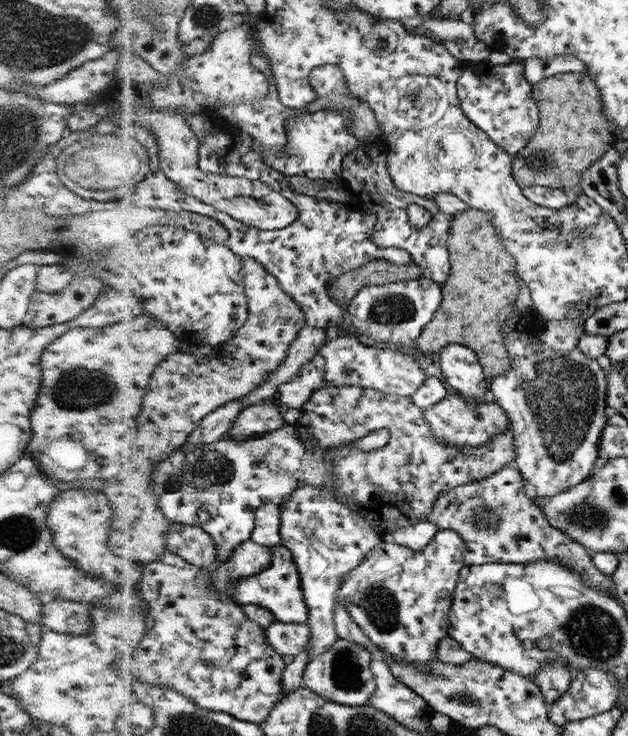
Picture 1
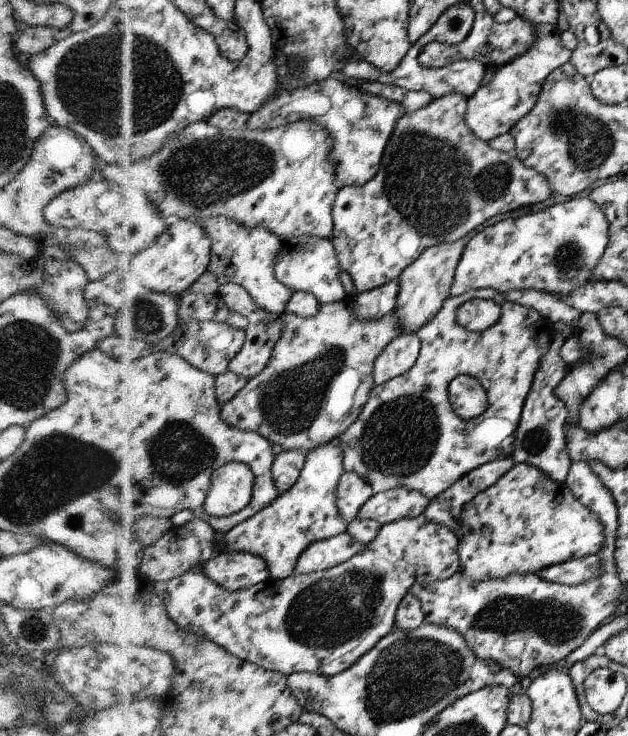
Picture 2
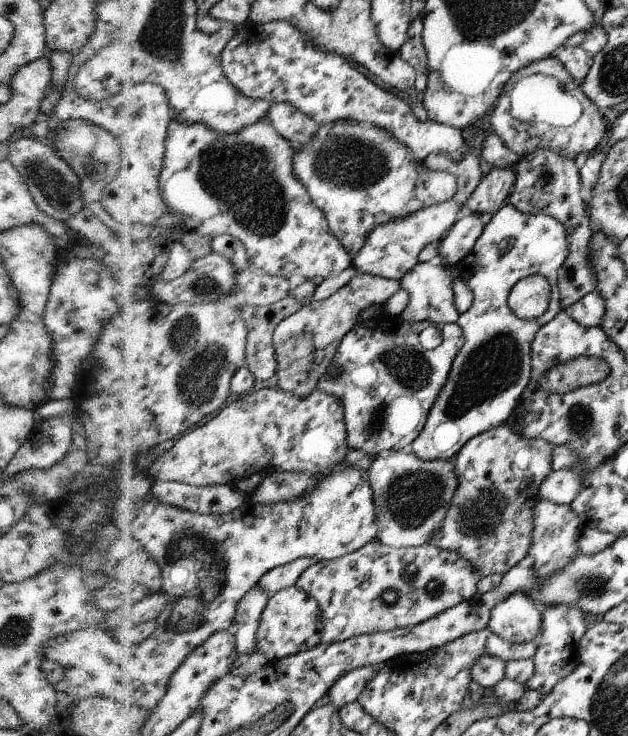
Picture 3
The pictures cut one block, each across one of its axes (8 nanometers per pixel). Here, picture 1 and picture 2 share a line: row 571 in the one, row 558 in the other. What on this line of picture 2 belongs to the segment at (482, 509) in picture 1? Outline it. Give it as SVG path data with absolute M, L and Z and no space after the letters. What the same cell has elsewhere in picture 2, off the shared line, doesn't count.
M596 555L571 558L567 562L549 566L545 570L539 570L536 574L547 582L571 586L601 576L601 562Z

